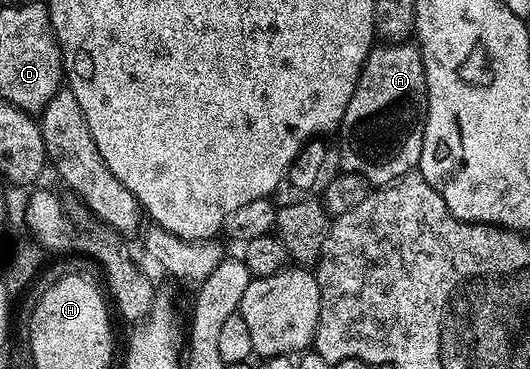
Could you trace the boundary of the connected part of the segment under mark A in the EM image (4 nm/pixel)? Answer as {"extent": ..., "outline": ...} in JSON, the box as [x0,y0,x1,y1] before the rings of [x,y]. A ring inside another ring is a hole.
{"extent":[336,42,429,185],"outline":[[[416,42],[374,46],[361,70],[355,93],[336,132],[342,172],[358,175],[370,185],[391,183],[420,164],[425,118],[429,112],[421,50]]]}

